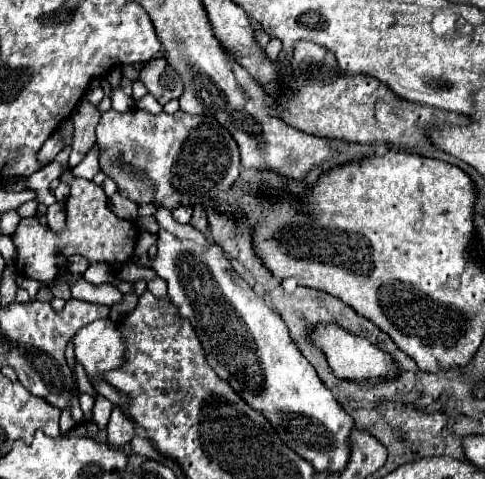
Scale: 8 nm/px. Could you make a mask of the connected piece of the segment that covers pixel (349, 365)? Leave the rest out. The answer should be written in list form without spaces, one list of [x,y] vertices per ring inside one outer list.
[[[323,325],[323,327],[313,331],[313,341],[325,351],[327,361],[339,379],[353,379],[353,381],[365,381],[367,379],[367,381],[375,383],[383,377],[393,377],[393,373],[397,371],[395,363],[391,361],[391,357],[385,351],[377,349],[369,339],[345,333],[345,329]]]

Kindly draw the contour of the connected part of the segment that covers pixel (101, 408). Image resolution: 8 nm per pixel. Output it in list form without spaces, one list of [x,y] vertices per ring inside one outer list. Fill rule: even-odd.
[[[97,395],[97,397],[95,397],[95,405],[93,405],[93,413],[91,413],[93,421],[95,421],[99,427],[105,427],[107,421],[109,421],[111,409],[113,409],[113,405],[111,405],[103,395]]]

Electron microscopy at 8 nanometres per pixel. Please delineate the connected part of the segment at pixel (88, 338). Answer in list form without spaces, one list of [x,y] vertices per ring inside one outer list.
[[[101,319],[85,325],[77,331],[73,337],[73,351],[77,363],[83,365],[89,383],[93,385],[97,379],[103,379],[103,375],[111,369],[119,369],[125,363],[125,341],[117,329],[117,325],[111,319]]]

